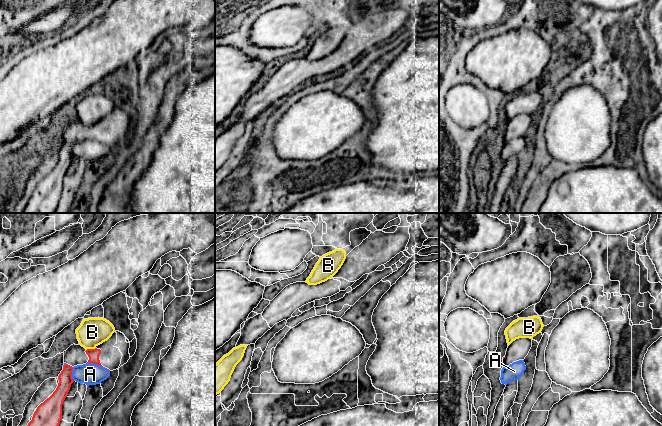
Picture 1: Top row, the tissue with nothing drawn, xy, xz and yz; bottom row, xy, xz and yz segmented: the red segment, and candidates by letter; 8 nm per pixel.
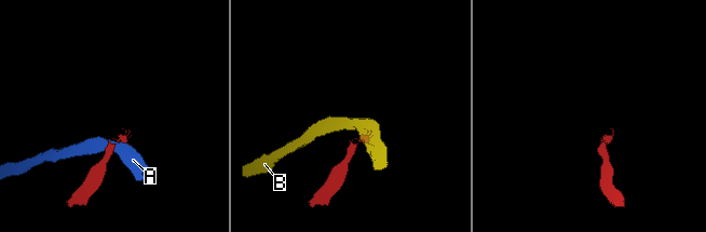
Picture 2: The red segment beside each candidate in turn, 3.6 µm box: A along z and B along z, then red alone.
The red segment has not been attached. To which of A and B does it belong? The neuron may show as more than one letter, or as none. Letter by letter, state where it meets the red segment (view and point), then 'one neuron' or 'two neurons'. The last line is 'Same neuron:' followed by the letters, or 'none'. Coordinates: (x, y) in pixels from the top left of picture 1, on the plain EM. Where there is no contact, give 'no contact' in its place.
A: contact xy (98, 140); two neurons
B: contact xy (90, 125); two neurons
Same neuron: none

